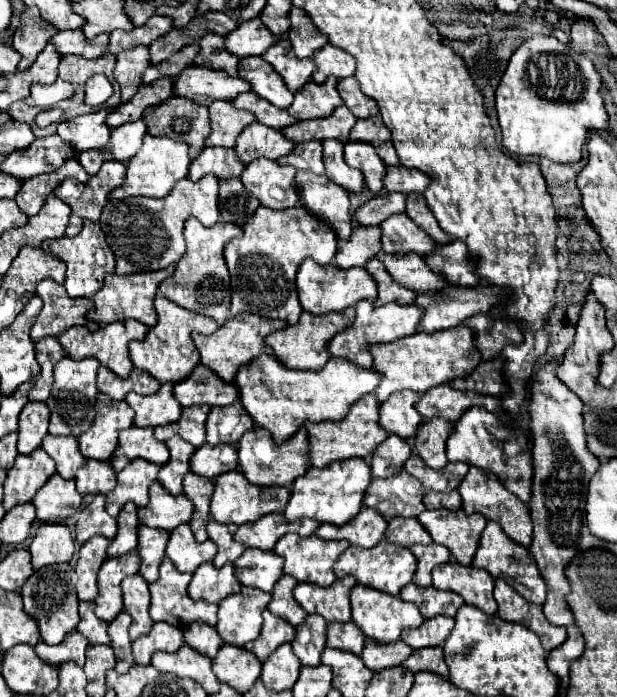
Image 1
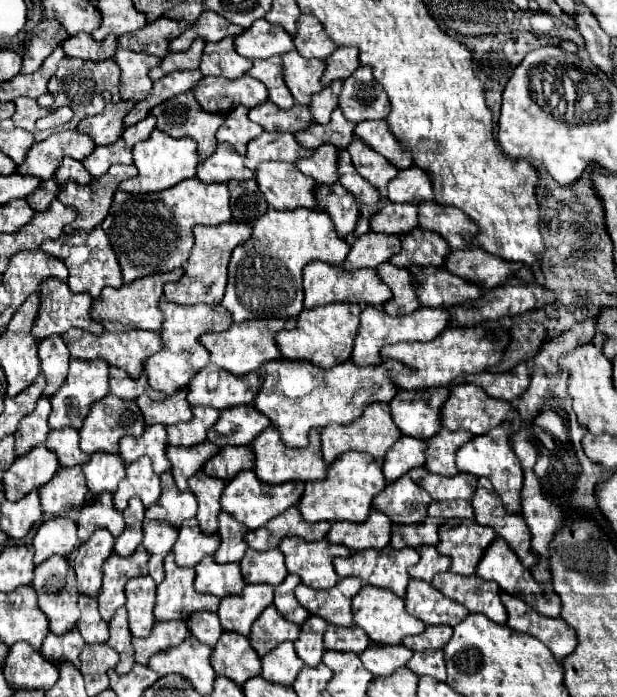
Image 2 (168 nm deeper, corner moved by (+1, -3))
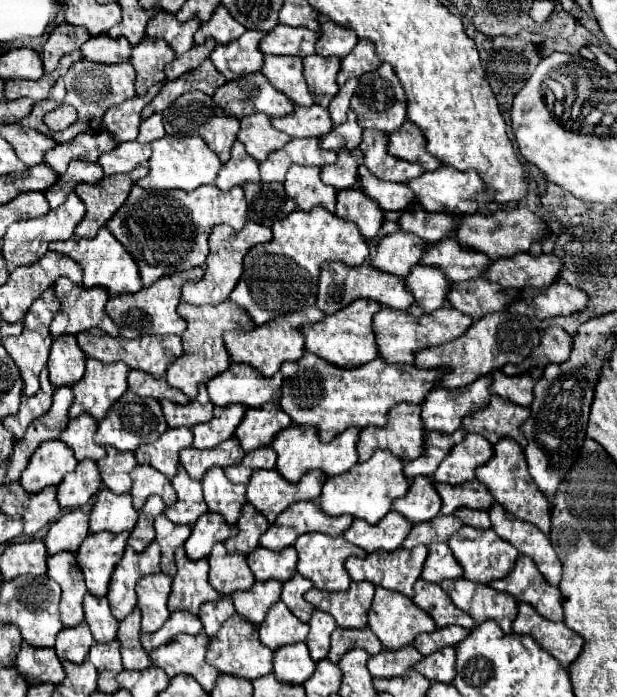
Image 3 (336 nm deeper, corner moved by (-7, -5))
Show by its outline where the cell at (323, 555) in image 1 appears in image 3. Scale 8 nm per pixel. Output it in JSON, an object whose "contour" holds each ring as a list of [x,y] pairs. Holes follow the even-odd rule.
{"contour":[[[305,533],[297,539],[295,543],[295,549],[299,553],[299,563],[297,563],[297,571],[311,579],[313,585],[317,589],[329,589],[329,591],[345,591],[351,583],[351,577],[345,569],[345,559],[351,557],[351,555],[357,555],[357,557],[365,557],[367,553],[353,545],[353,543],[347,543],[343,537],[329,537],[329,535],[323,535],[323,533]]]}

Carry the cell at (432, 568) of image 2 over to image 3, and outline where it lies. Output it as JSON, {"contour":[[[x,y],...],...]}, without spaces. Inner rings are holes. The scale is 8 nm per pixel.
{"contour":[[[447,543],[429,545],[429,557],[423,565],[421,579],[429,583],[441,583],[443,579],[459,579],[461,575],[463,569],[459,567],[459,561],[453,557],[453,551]]]}

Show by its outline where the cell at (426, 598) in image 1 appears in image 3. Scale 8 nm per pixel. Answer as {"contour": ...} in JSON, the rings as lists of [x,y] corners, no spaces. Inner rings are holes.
{"contour":[[[419,579],[415,583],[415,597],[413,601],[425,609],[437,623],[437,627],[445,627],[445,625],[461,625],[461,627],[473,627],[473,619],[469,619],[469,615],[465,615],[465,611],[453,607],[453,603],[449,601],[449,595],[435,583],[427,583],[423,579]]]}

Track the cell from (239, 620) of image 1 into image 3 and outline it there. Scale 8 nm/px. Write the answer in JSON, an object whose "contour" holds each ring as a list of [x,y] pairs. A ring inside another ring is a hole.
{"contour":[[[271,579],[271,581],[255,581],[255,585],[247,591],[235,591],[231,597],[237,613],[249,619],[251,623],[259,625],[265,619],[269,607],[275,601],[279,601],[281,587],[283,587],[281,581]]]}

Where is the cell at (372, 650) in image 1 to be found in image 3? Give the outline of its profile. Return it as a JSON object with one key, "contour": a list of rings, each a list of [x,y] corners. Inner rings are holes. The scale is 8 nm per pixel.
{"contour":[[[407,645],[397,651],[381,649],[377,655],[369,657],[367,669],[373,677],[397,677],[409,671],[421,657],[423,655],[413,645]]]}

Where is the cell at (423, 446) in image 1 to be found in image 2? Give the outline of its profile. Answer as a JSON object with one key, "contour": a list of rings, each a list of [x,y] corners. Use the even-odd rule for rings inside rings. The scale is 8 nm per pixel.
{"contour":[[[441,429],[437,435],[425,439],[425,467],[431,473],[437,475],[445,475],[445,477],[453,477],[457,475],[457,467],[455,467],[455,451],[469,441],[469,437],[473,437],[473,433],[465,433],[465,429],[457,429],[457,431],[449,431],[449,429]]]}

